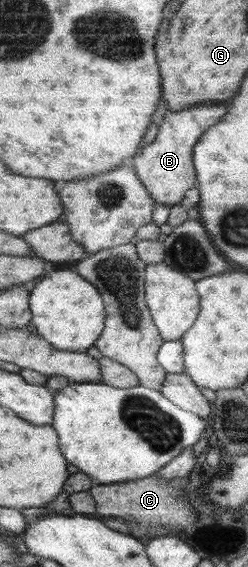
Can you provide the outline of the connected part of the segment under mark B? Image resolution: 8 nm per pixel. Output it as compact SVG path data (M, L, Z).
M230 102L204 103L183 111L167 111L156 140L137 154L132 165L135 166L140 180L147 186L153 200L169 207L181 204L188 190L198 186L195 169L195 146L202 134L226 116Z

